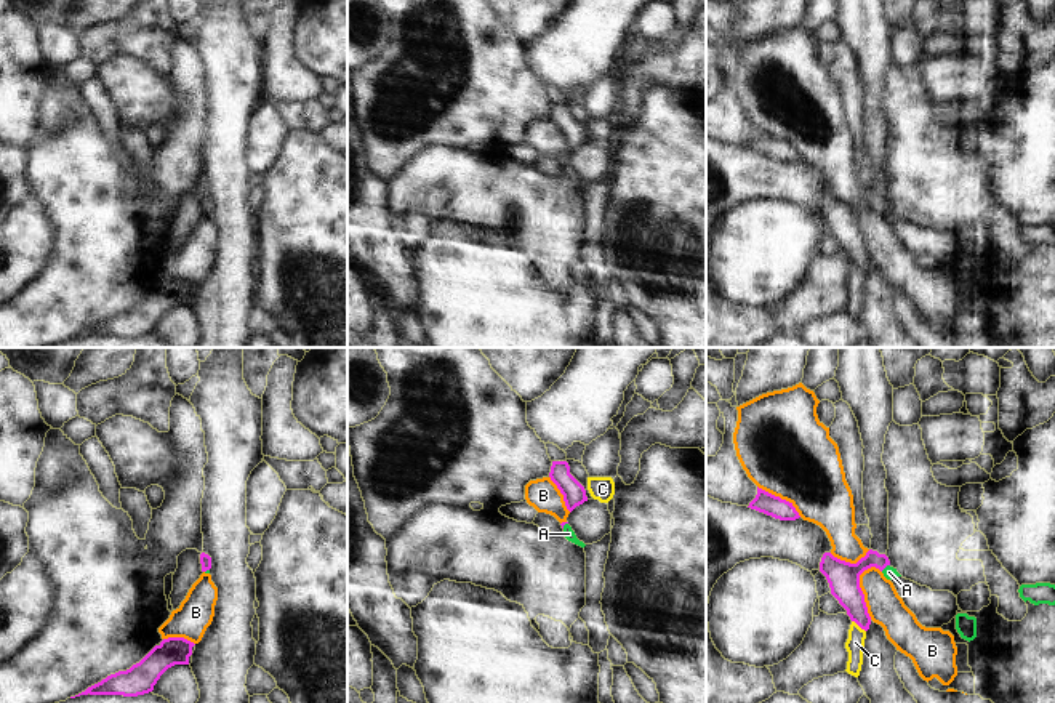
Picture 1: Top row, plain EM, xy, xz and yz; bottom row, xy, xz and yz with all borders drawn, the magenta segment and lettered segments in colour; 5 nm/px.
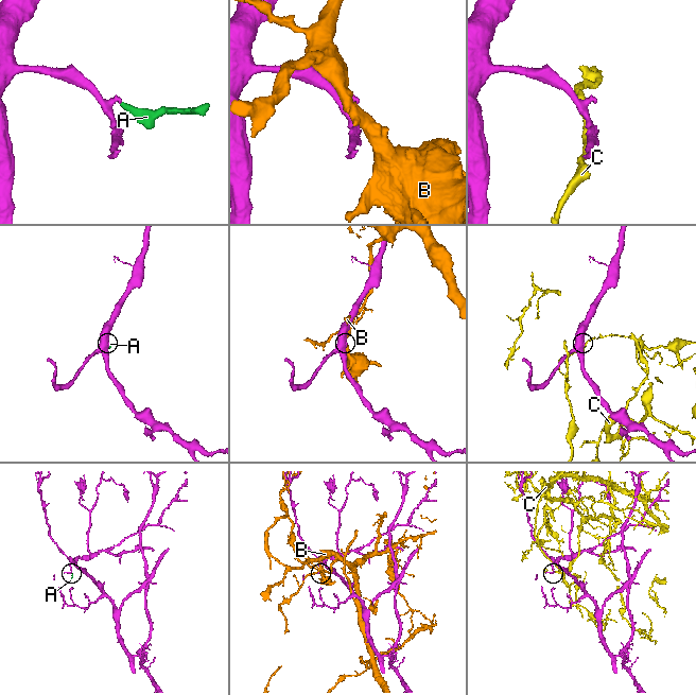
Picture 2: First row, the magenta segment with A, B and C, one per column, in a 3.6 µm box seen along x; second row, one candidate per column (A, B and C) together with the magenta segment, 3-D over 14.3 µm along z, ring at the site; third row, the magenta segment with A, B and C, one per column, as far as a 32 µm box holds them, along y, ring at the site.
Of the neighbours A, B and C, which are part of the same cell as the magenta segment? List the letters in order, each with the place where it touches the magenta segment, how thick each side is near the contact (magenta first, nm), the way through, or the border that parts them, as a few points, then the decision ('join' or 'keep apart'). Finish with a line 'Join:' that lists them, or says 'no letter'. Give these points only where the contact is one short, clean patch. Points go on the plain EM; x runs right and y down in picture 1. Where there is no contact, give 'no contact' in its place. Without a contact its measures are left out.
A: yz (884, 208) | 160/70 nm | across yz (844, 220), (865, 204), (884, 208), (889, 213) | join
B: yz (860, 231) | 160/180 nm | keep apart
C: yz (858, 266) | 160/90 nm | keep apart
Join: A

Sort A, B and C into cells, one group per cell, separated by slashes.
A / B / C

